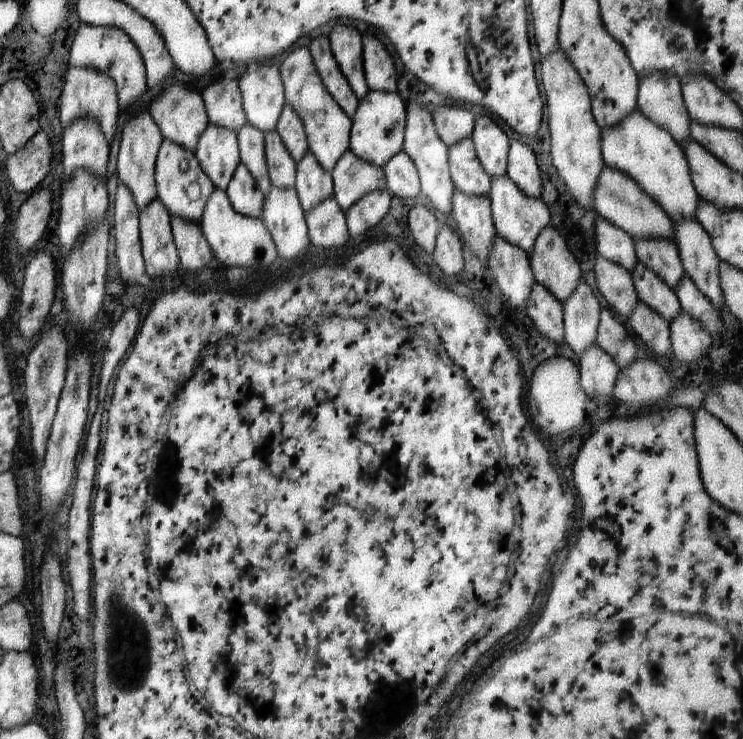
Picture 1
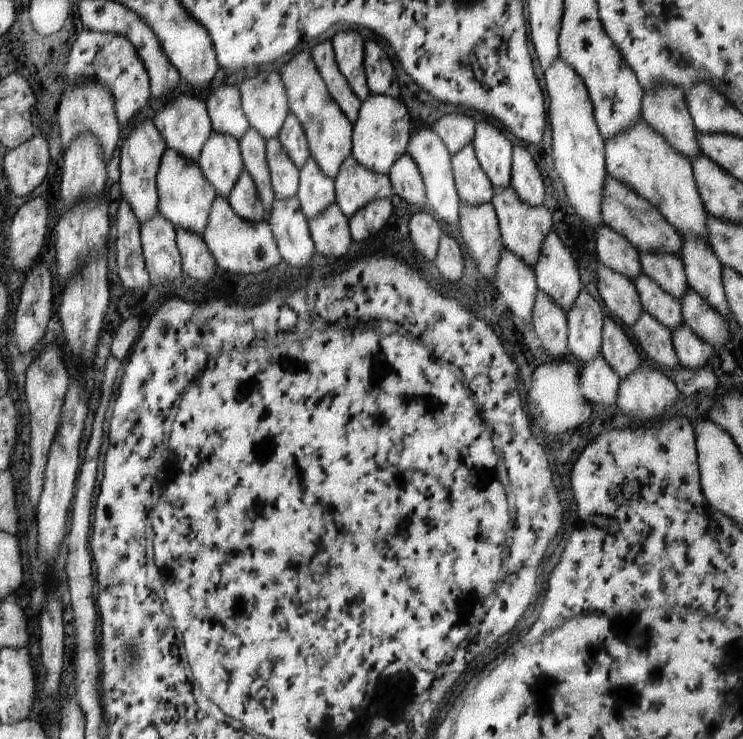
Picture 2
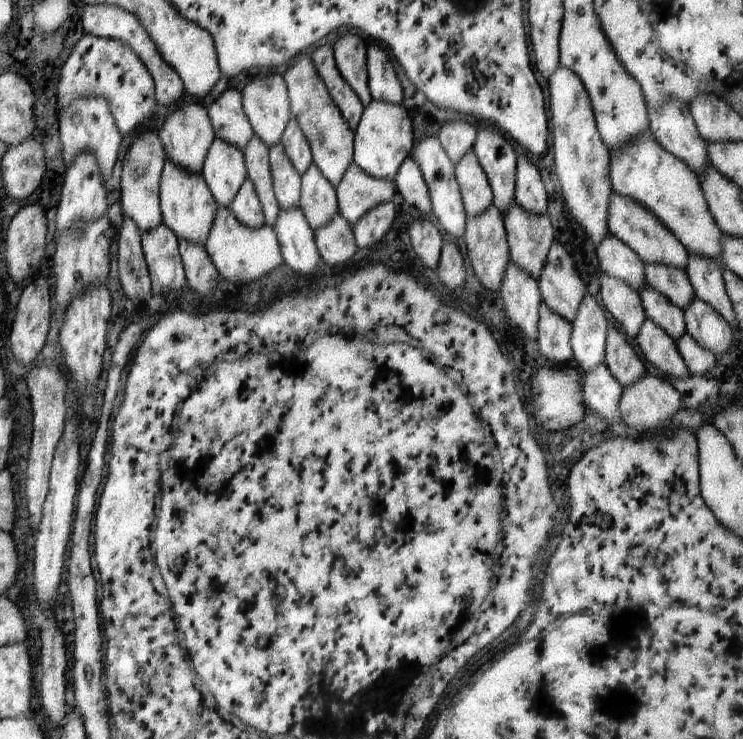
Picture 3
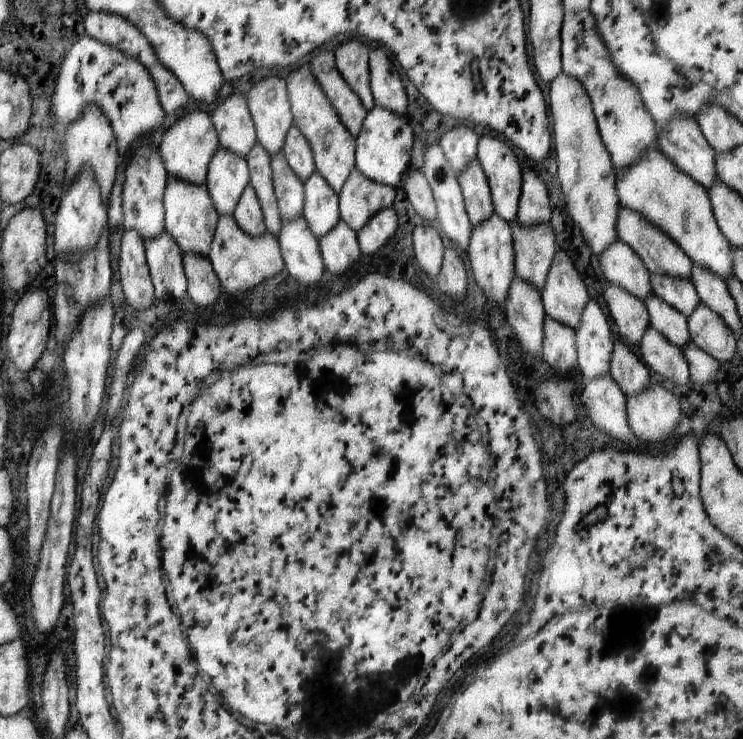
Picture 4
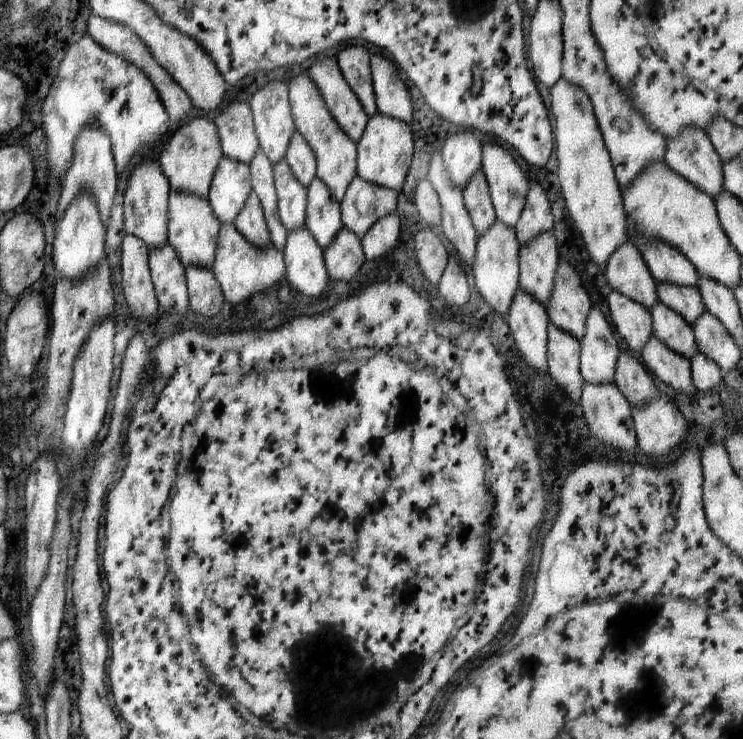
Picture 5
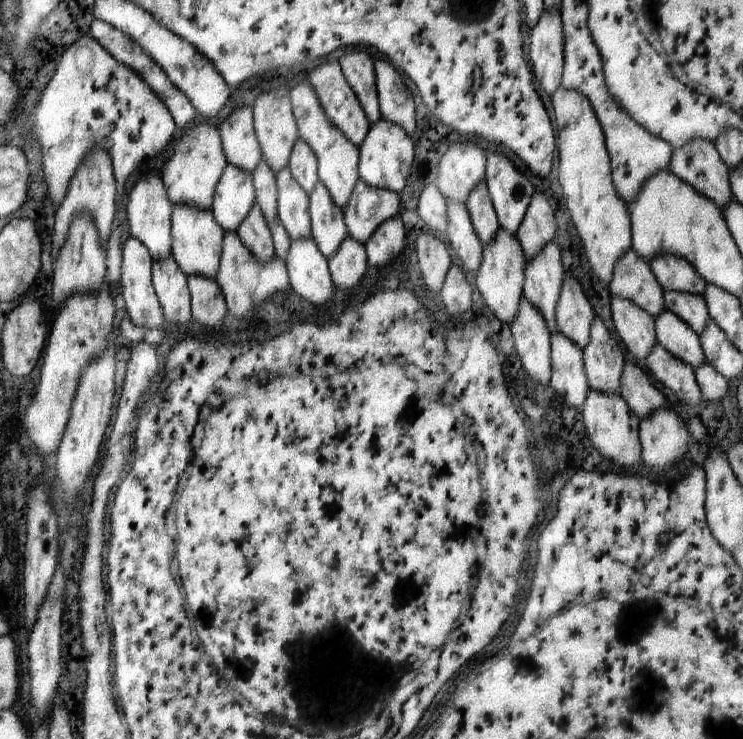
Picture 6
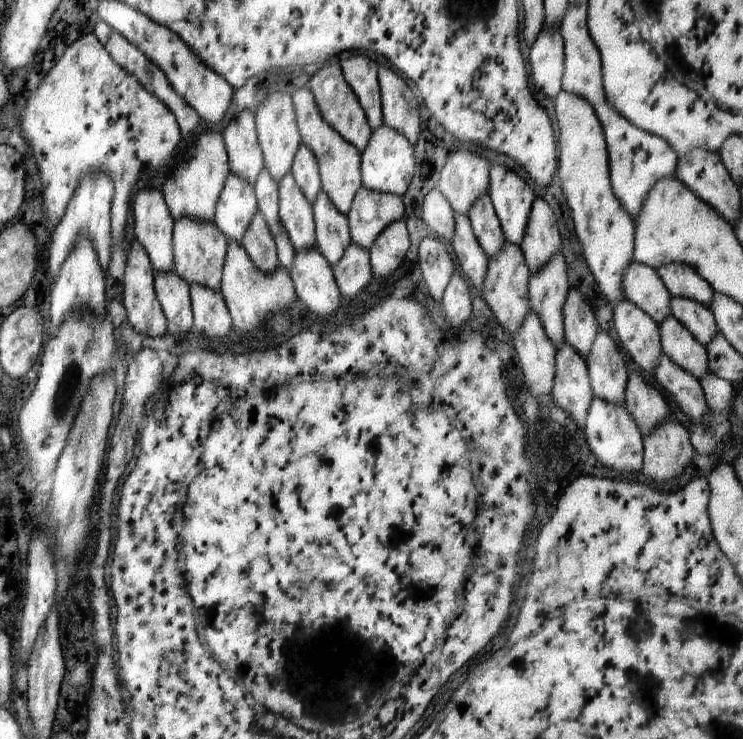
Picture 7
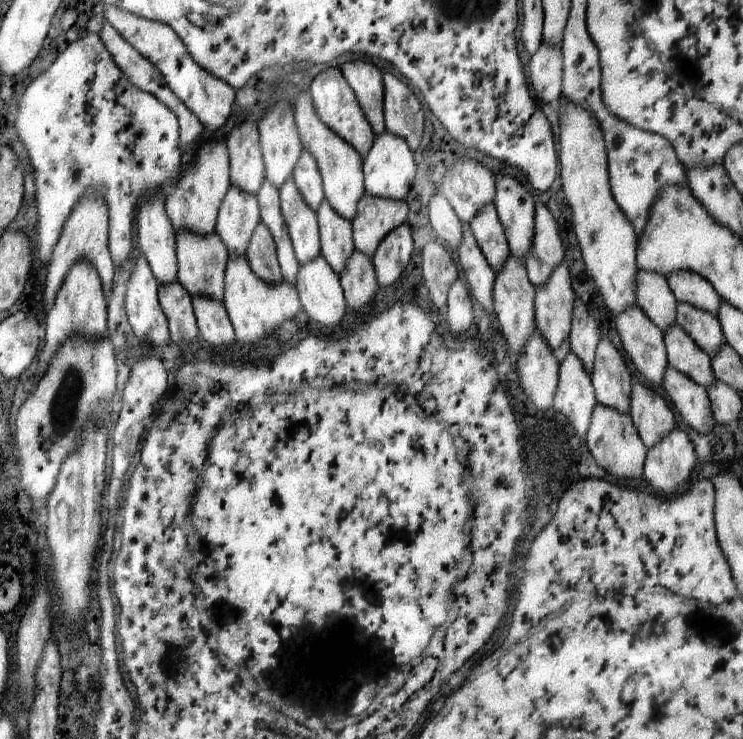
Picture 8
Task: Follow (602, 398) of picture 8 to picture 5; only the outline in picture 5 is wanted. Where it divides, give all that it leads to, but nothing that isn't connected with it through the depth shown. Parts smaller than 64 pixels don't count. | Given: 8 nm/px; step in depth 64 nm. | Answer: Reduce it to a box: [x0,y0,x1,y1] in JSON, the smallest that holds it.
[580,305,618,383]

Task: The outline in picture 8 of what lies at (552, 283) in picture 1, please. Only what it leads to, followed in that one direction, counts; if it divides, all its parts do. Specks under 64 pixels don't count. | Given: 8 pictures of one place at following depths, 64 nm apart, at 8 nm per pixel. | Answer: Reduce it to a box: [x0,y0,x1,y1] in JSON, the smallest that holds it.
[568,297,601,375]

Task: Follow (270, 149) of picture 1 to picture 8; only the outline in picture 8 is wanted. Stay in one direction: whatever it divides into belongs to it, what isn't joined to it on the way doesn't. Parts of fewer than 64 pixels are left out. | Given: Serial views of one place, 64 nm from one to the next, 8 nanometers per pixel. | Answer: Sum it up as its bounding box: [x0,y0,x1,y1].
[279,177,320,264]

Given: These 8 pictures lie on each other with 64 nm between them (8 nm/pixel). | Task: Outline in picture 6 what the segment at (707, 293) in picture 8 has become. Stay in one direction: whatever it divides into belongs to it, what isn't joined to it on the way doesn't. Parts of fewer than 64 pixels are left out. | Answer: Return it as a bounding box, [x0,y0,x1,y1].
[647,254,706,296]

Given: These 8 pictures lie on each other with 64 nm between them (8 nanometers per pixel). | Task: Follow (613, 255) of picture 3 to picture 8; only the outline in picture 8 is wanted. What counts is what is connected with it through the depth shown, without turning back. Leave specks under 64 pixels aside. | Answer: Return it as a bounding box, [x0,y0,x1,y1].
[636,270,678,333]

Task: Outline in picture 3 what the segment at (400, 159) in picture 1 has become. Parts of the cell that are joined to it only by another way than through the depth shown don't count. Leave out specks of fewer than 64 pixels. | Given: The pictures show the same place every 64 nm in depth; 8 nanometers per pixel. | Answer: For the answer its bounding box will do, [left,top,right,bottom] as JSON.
[394,157,432,216]

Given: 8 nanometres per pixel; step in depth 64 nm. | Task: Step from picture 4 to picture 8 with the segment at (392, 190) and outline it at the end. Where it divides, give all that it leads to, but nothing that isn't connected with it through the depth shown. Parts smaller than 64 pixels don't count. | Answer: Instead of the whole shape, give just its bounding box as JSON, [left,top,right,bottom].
[350,192,408,259]

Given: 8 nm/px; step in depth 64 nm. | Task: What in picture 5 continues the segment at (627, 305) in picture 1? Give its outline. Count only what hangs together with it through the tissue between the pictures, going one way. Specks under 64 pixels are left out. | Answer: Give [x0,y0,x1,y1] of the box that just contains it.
[608,290,653,352]

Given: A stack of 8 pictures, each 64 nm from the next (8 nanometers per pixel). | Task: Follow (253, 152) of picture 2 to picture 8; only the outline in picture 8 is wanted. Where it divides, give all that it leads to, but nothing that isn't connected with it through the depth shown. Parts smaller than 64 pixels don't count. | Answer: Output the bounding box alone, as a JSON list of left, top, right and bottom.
[256,176,300,284]

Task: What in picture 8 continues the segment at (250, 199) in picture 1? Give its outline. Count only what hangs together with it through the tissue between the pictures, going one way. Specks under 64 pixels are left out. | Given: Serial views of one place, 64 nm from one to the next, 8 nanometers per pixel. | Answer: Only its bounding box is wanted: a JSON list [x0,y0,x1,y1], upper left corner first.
[246,221,283,284]

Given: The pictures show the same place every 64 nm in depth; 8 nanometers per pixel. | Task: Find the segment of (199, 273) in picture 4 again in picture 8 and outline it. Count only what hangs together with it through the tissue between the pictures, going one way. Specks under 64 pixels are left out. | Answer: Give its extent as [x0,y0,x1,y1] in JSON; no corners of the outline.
[191,296,235,348]

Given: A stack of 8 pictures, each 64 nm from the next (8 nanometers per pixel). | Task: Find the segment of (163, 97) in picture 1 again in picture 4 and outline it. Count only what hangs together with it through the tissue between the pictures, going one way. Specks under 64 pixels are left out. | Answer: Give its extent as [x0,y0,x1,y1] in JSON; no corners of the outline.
[158,108,219,184]

